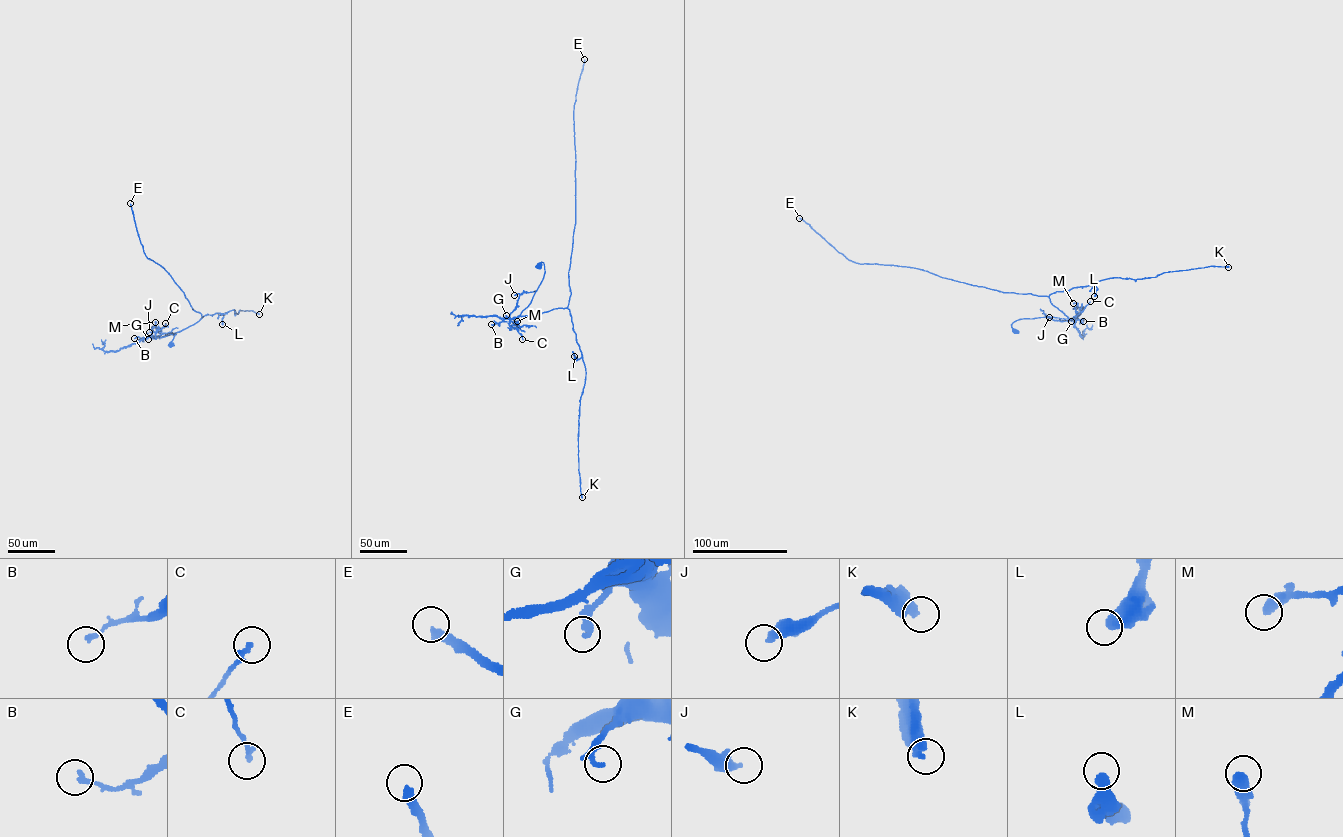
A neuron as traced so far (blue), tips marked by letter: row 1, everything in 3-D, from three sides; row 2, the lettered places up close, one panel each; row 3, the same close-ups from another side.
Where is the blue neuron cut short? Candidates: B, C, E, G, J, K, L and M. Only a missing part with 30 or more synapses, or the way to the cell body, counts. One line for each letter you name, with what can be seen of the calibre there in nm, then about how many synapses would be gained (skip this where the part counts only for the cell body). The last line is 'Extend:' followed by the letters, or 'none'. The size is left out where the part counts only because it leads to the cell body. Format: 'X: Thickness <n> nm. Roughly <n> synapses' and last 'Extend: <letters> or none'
E: Thickness 300 nm. Roughly 80 synapses
Extend: E

